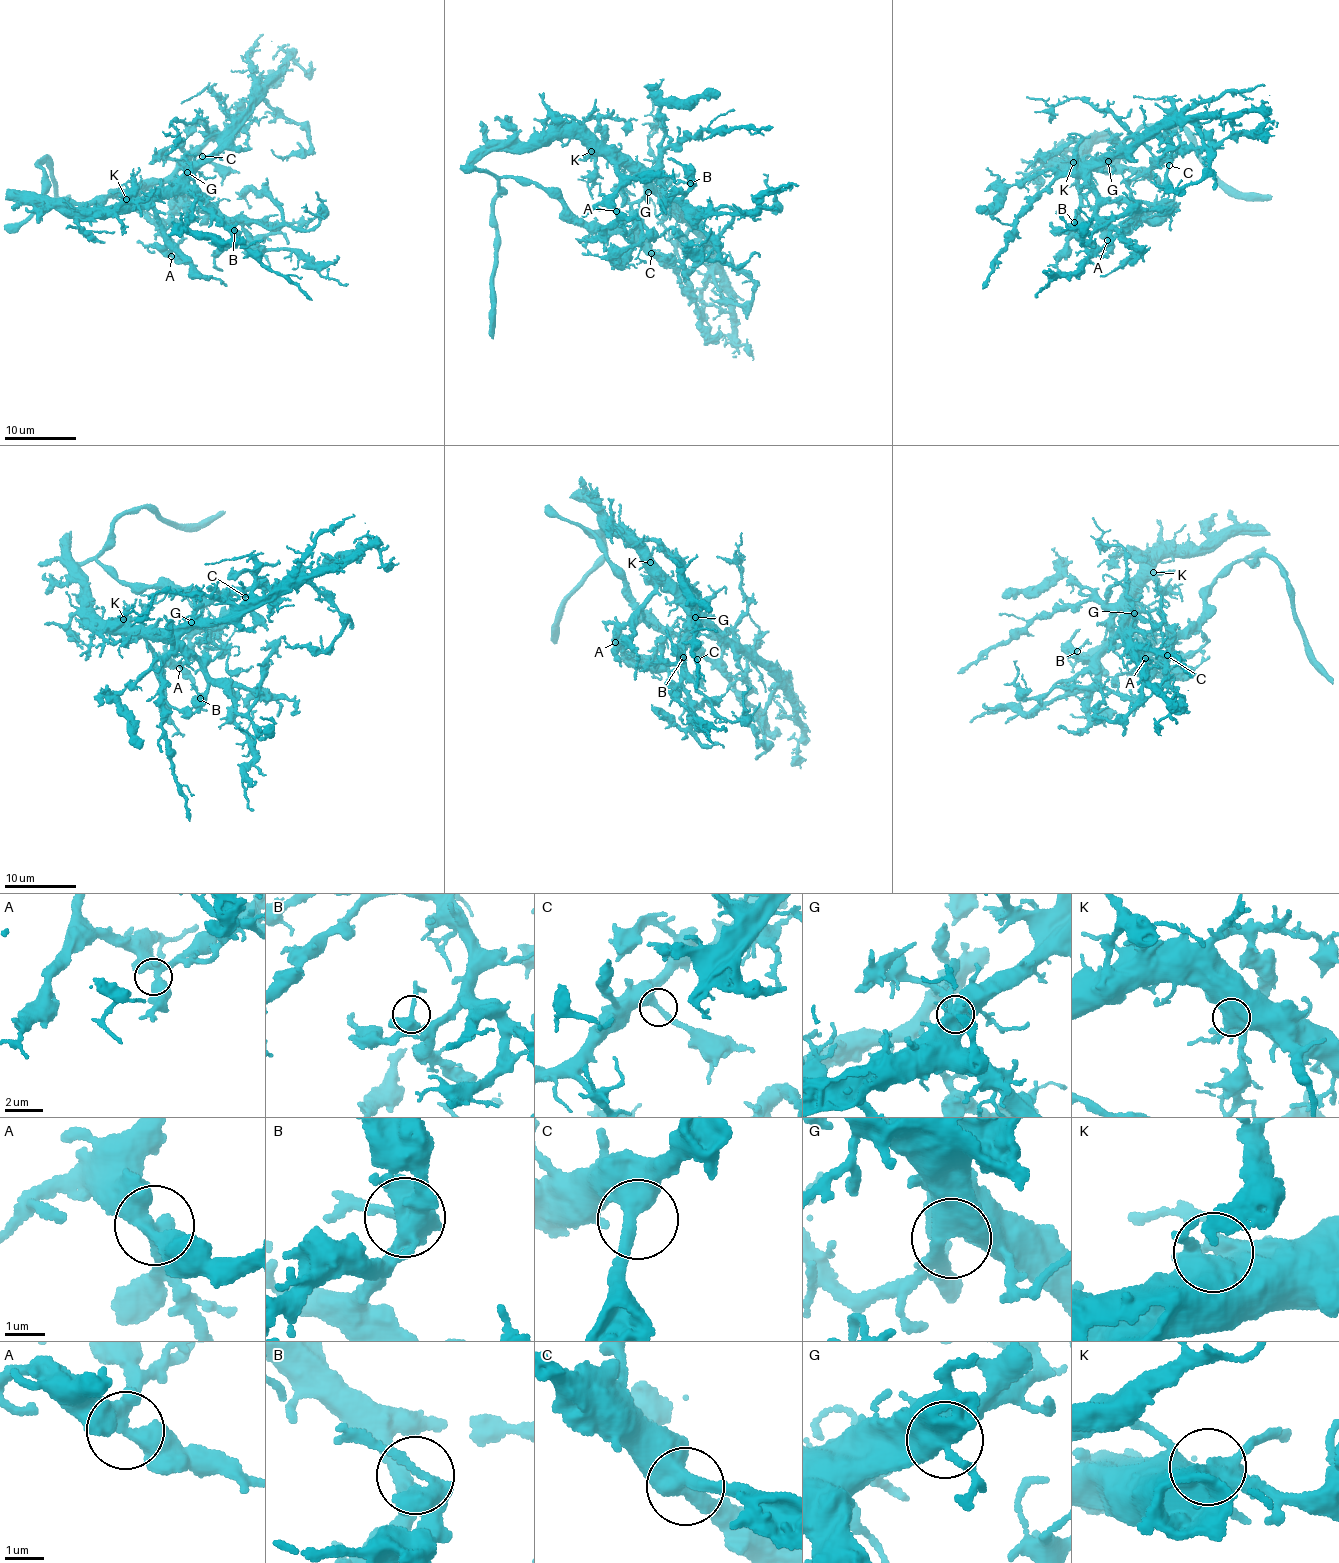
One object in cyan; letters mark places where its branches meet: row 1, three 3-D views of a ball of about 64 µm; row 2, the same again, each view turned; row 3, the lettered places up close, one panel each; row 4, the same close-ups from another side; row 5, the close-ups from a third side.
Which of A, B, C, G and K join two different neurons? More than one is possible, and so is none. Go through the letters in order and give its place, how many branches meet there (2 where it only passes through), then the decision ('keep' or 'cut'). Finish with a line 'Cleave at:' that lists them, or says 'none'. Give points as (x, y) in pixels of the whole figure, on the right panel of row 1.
A: at (1107, 240); 3 branches meet; keep
B: at (1074, 222); 2 branches meet; keep
C: at (1169, 165); 2 branches meet; keep
G: at (1108, 161); 4 branches meet; keep
K: at (1073, 162); 5 branches meet; keep
Cleave at: none

